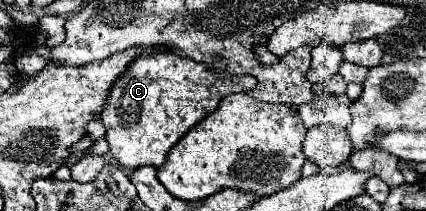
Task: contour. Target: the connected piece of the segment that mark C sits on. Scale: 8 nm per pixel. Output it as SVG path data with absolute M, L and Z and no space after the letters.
M171 49L141 53L117 77L101 111L109 151L127 169L137 169L141 165L159 167L169 149L191 127L211 115L225 95L249 91L255 85L257 79L253 79L253 75L225 75L225 71L211 71L205 63L197 63Z

